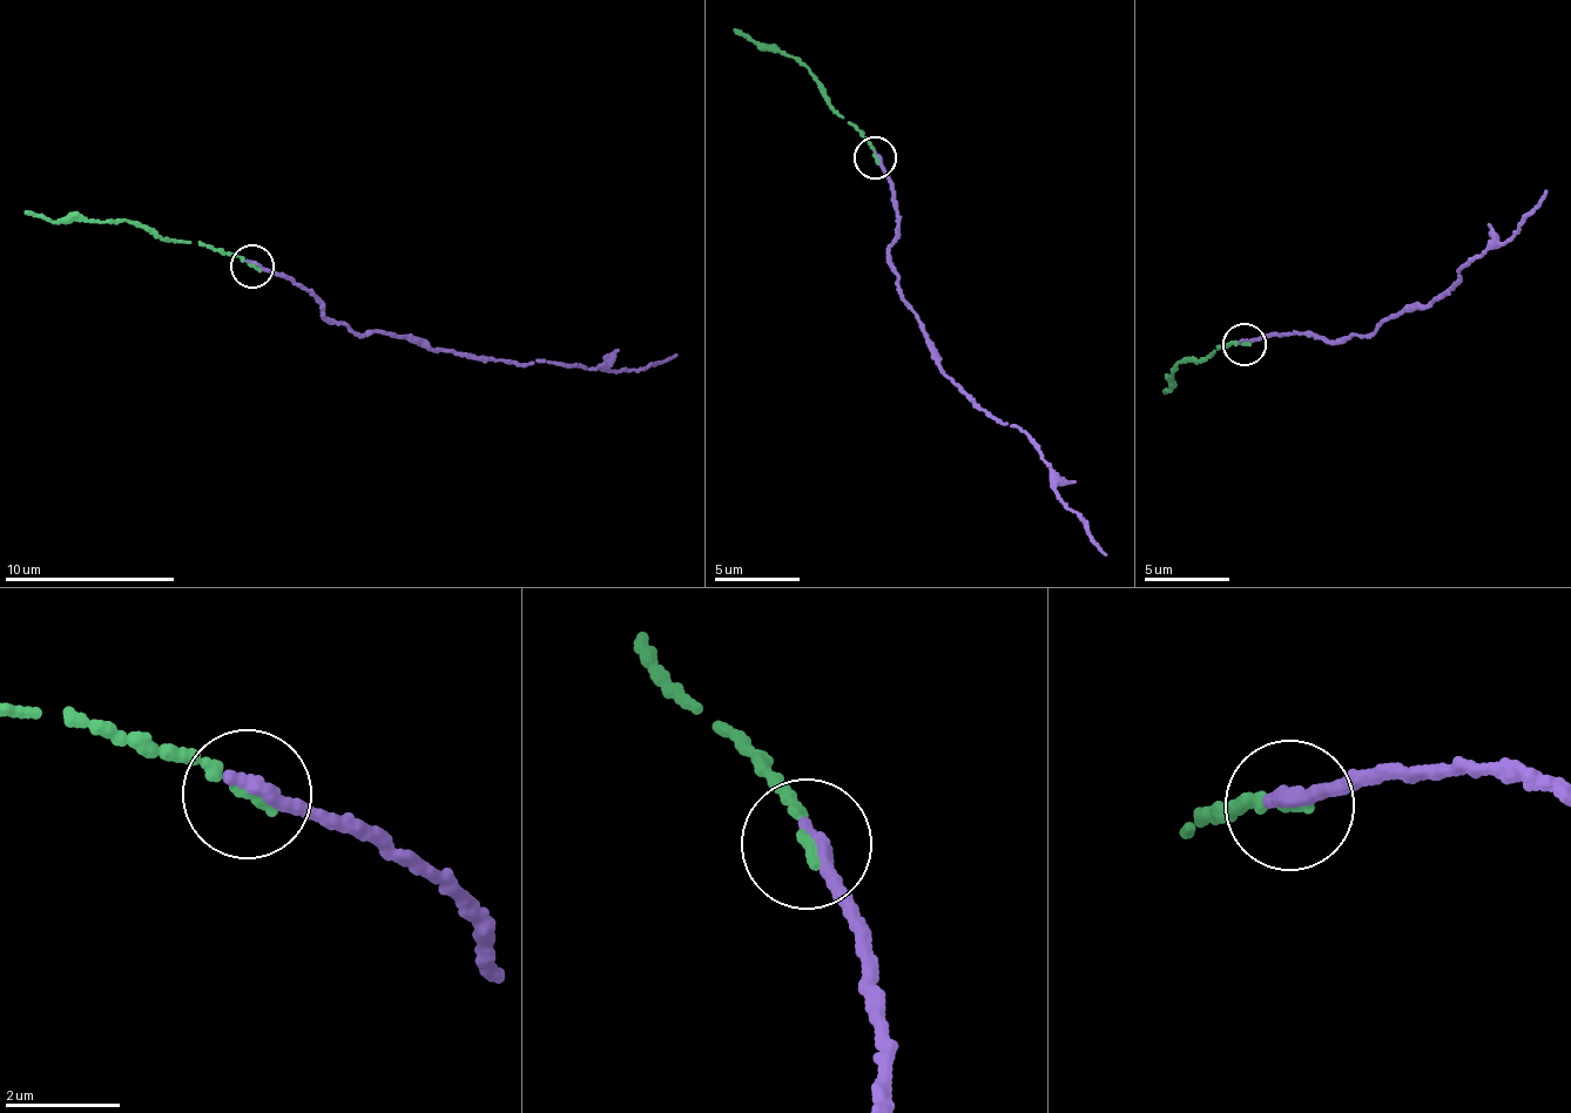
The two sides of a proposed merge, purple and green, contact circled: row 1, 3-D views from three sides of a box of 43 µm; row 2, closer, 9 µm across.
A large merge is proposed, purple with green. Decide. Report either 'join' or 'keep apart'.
join

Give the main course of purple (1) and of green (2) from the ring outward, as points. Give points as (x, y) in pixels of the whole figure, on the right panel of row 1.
1: (1241, 345), (1301, 332), (1348, 338), (1425, 307), (1460, 278), (1464, 265), (1512, 238), (1545, 190)
2: (1245, 344), (1229, 342), (1205, 357), (1182, 358), (1165, 392)

